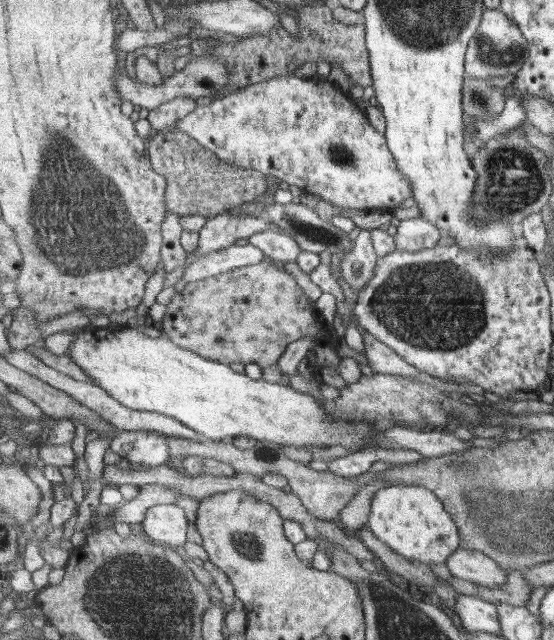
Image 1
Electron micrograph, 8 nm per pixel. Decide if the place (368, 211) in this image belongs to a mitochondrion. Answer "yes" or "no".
no

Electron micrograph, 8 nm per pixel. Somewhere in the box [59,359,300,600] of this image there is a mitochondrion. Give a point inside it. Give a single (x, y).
(244, 543)

